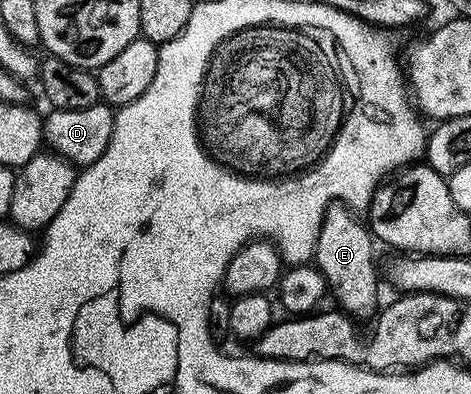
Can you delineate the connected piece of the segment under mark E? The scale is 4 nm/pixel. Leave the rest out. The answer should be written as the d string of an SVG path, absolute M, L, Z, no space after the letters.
M331 202L322 220L320 235L316 239L312 261L317 269L322 272L329 294L332 297L334 295L337 301L335 304L352 319L362 321L362 319L368 318L368 320L371 320L377 314L380 304L378 305L378 277L374 263L374 245L376 246L376 243L369 226L363 220L361 222L357 217L359 216L343 203Z

